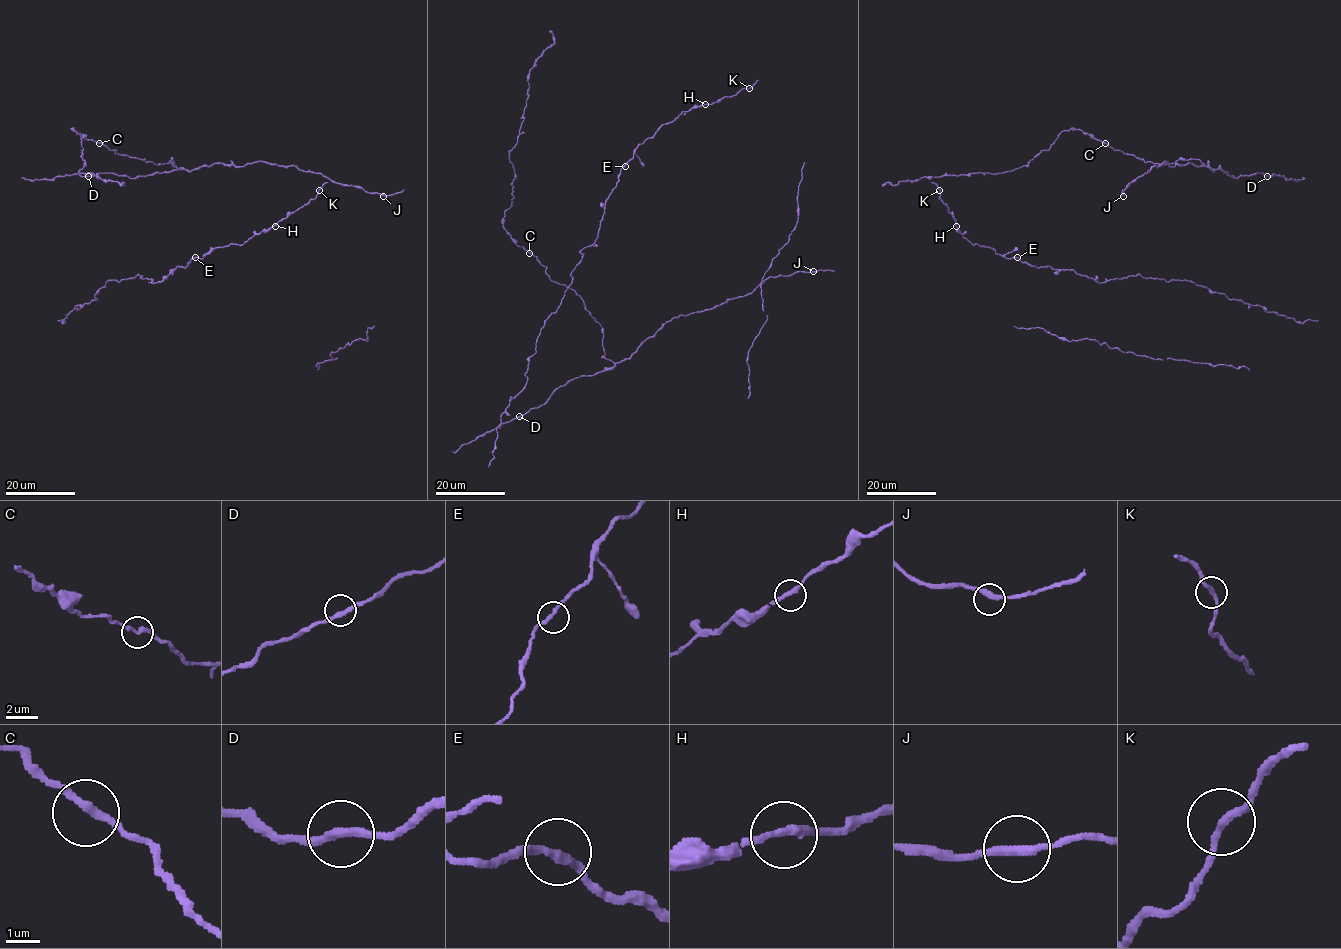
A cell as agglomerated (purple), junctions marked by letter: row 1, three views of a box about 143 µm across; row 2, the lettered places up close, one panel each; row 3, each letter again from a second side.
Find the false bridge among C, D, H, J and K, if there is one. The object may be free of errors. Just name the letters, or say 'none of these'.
none of these

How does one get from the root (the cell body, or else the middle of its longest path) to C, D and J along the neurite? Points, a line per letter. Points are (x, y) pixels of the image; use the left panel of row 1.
C: (194, 168), (190, 171), (177, 168), (172, 159), (168, 163), (156, 165), (116, 153), (116, 150), (99, 143)
D: (194, 168), (135, 178), (106, 173), (88, 176)
J: (194, 168), (216, 163), (242, 166), (258, 161), (295, 166), (320, 173), (338, 184), (358, 186), (383, 196)

